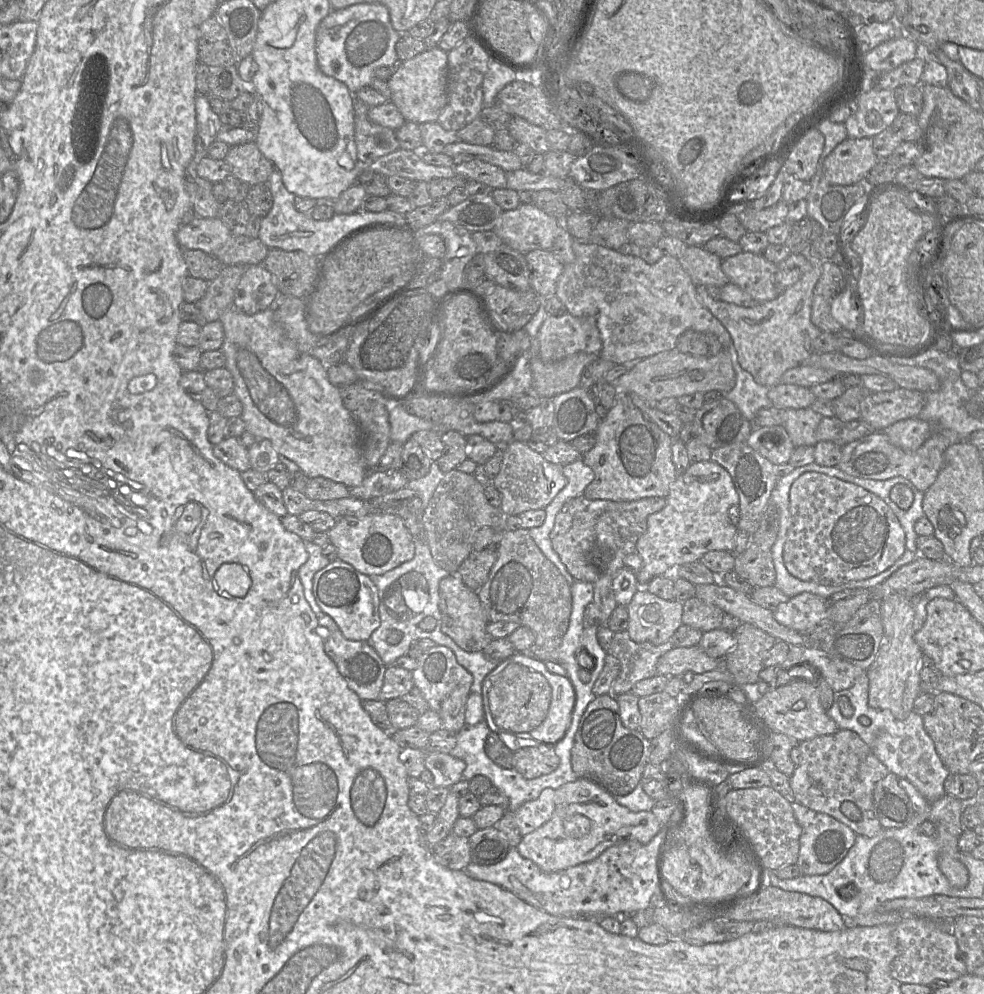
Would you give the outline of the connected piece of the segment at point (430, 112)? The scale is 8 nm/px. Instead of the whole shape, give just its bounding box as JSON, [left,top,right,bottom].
[388,46,448,124]

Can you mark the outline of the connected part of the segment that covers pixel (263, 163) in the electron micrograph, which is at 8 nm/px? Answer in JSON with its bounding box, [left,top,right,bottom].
[224,142,275,186]

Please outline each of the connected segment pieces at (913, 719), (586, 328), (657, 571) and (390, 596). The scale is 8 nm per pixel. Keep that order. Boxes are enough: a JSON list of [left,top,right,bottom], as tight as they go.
[[827,673,950,803],[538,312,602,362],[636,460,739,586],[366,533,499,694]]

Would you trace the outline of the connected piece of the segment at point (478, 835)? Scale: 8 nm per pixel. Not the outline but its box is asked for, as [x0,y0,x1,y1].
[469,826,510,865]

